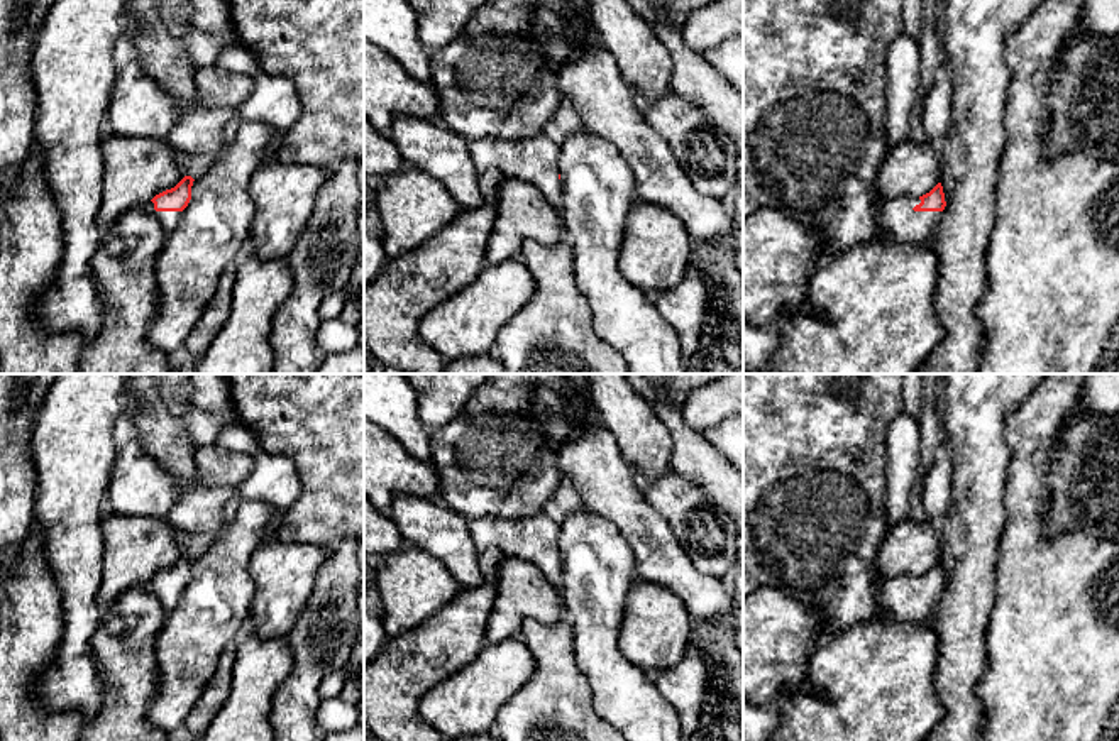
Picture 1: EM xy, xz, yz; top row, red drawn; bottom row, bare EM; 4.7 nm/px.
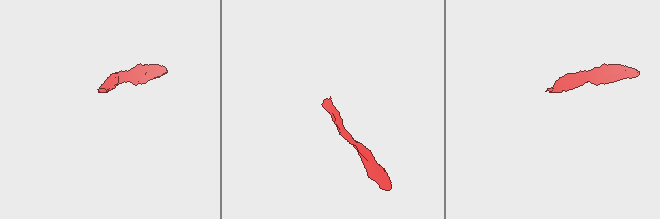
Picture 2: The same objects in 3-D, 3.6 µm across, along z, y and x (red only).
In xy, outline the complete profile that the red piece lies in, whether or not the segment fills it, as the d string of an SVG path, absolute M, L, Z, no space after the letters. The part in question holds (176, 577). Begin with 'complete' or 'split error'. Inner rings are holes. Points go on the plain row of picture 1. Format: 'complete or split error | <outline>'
split error | M185 555L174 567L156 574L146 582L146 587L159 599L166 614L174 611L183 589L188 585L193 560L191 555Z

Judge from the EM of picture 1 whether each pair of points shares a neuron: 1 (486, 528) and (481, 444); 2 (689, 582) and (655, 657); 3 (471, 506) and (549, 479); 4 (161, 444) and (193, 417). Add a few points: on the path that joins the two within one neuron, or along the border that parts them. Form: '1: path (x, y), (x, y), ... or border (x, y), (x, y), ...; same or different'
1: border (525, 516), (478, 516), (468, 521); different
2: border (645, 582), (655, 582), (669, 589), (691, 618); different
3: path (490, 504), (503, 504), (530, 484); same
4: border (178, 417), (197, 445); different

